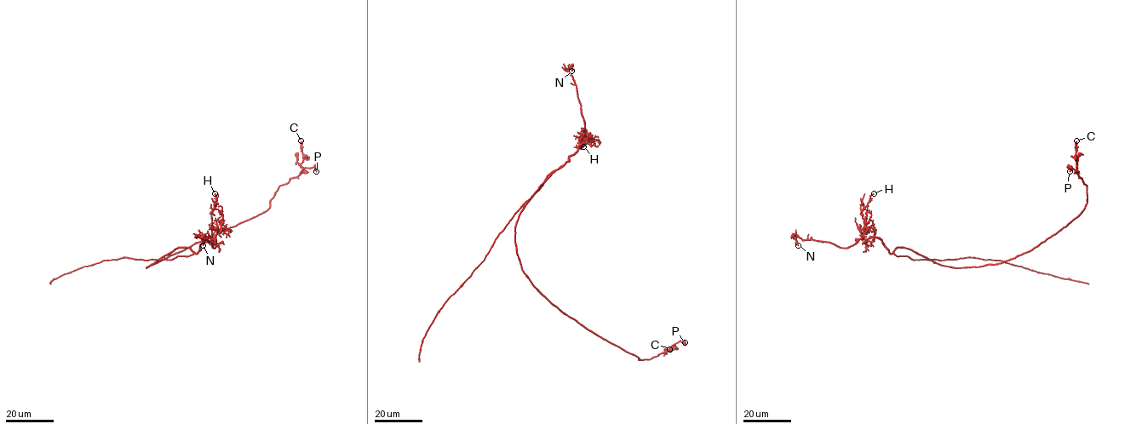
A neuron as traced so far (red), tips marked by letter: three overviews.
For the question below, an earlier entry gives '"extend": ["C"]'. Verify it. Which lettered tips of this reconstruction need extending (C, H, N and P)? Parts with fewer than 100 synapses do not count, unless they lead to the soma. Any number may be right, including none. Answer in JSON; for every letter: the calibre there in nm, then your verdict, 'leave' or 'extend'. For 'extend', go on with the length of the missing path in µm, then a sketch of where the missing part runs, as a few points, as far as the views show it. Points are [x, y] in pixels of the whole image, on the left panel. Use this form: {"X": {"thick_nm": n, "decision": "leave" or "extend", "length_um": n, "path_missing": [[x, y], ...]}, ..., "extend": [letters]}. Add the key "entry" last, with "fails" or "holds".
{"C": {"thick_nm": 420, "decision": "leave"}, "H": {"thick_nm": 150, "decision": "leave"}, "N": {"thick_nm": 120, "decision": "leave"}, "P": {"thick_nm": 190, "decision": "leave"}, "extend": [], "entry": "fails"}

